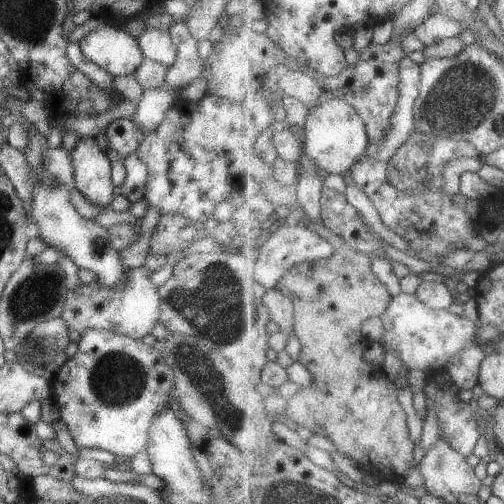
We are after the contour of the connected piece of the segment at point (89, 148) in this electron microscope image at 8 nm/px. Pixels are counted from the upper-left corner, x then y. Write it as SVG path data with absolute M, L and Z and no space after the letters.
M80 137L75 148L70 151L73 166L73 184L90 202L102 206L110 207L110 202L114 198L114 183L111 179L111 162L105 151L98 145L92 137Z

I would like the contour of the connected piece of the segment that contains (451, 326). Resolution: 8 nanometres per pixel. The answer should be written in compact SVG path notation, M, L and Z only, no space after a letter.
M407 292L393 297L393 302L382 319L387 328L387 335L380 341L383 346L398 351L408 370L422 369L427 376L432 369L449 368L452 358L476 339L480 331L480 322L452 314L448 309L436 310L426 304L418 294L409 295Z

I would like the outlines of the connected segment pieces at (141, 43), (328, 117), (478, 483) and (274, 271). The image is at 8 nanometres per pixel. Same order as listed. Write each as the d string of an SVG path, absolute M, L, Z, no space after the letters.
M148 27L137 38L137 43L146 59L161 62L167 67L174 64L177 48L169 29Z
M338 97L311 107L305 132L307 133L305 148L311 159L316 161L322 170L343 177L345 172L352 171L361 162L371 144L365 118L355 105Z
M440 436L423 460L423 475L430 494L443 499L448 494L478 496L482 492L484 482L466 457Z
M288 221L282 222L286 224L286 228L282 228L280 232L276 232L272 238L264 240L263 248L257 248L255 251L260 251L257 254L258 272L256 278L260 284L264 284L266 288L278 288L280 280L284 278L284 274L288 274L298 264L305 263L306 261L317 261L332 258L339 250L336 250L338 245L328 242L326 238L322 238L318 232L307 228L306 223L297 221L290 223Z

